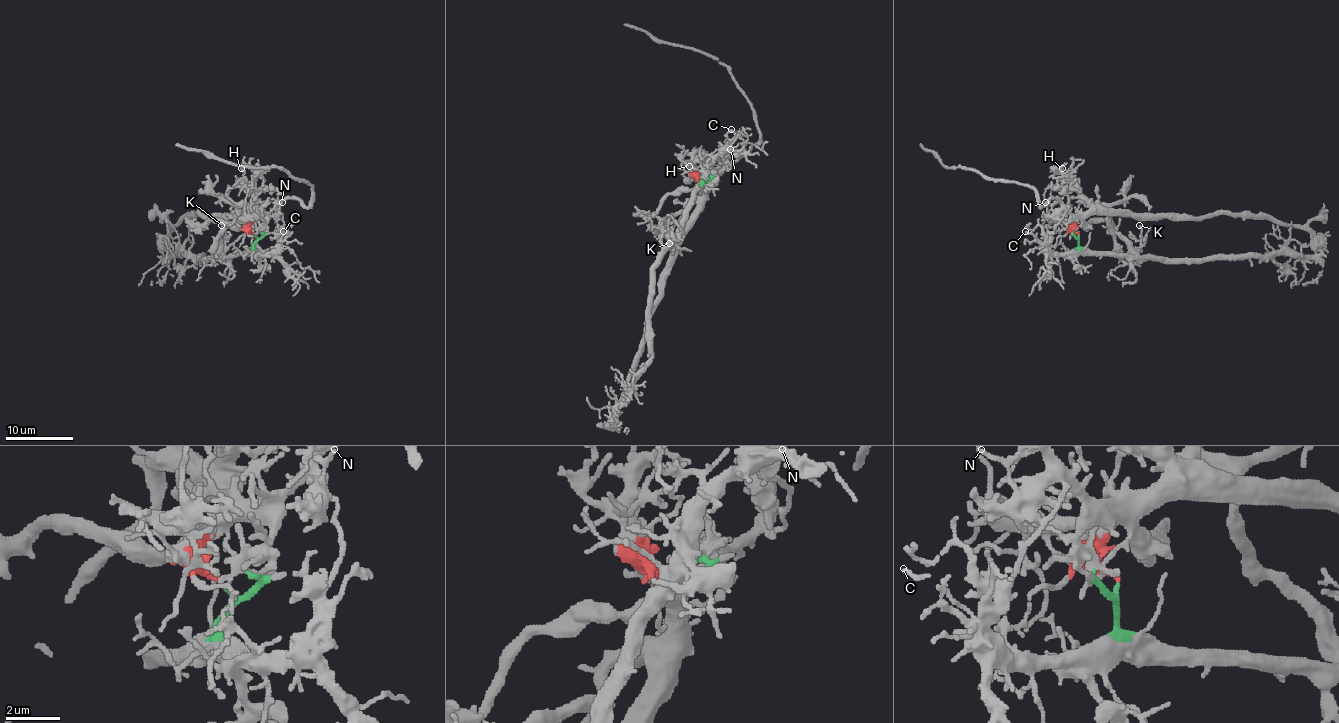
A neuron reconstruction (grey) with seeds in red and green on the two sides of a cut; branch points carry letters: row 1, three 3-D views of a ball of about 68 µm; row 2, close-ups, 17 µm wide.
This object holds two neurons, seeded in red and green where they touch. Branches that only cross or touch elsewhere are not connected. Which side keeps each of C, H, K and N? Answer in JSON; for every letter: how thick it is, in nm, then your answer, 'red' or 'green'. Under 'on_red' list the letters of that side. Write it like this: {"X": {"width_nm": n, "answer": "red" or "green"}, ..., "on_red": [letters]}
{"C": {"width_nm": 120, "answer": "green"}, "H": {"width_nm": 200, "answer": "red"}, "K": {"width_nm": 140, "answer": "green"}, "N": {"width_nm": 130, "answer": "red"}, "on_red": ["H", "N"]}

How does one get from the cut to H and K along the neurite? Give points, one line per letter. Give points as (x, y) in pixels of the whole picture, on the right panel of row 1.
H: (1079, 235), (1074, 230), (1074, 216), (1079, 205), (1077, 186), (1062, 168)
K: (1079, 235), (1079, 245), (1091, 252), (1135, 255), (1140, 245), (1140, 225)

